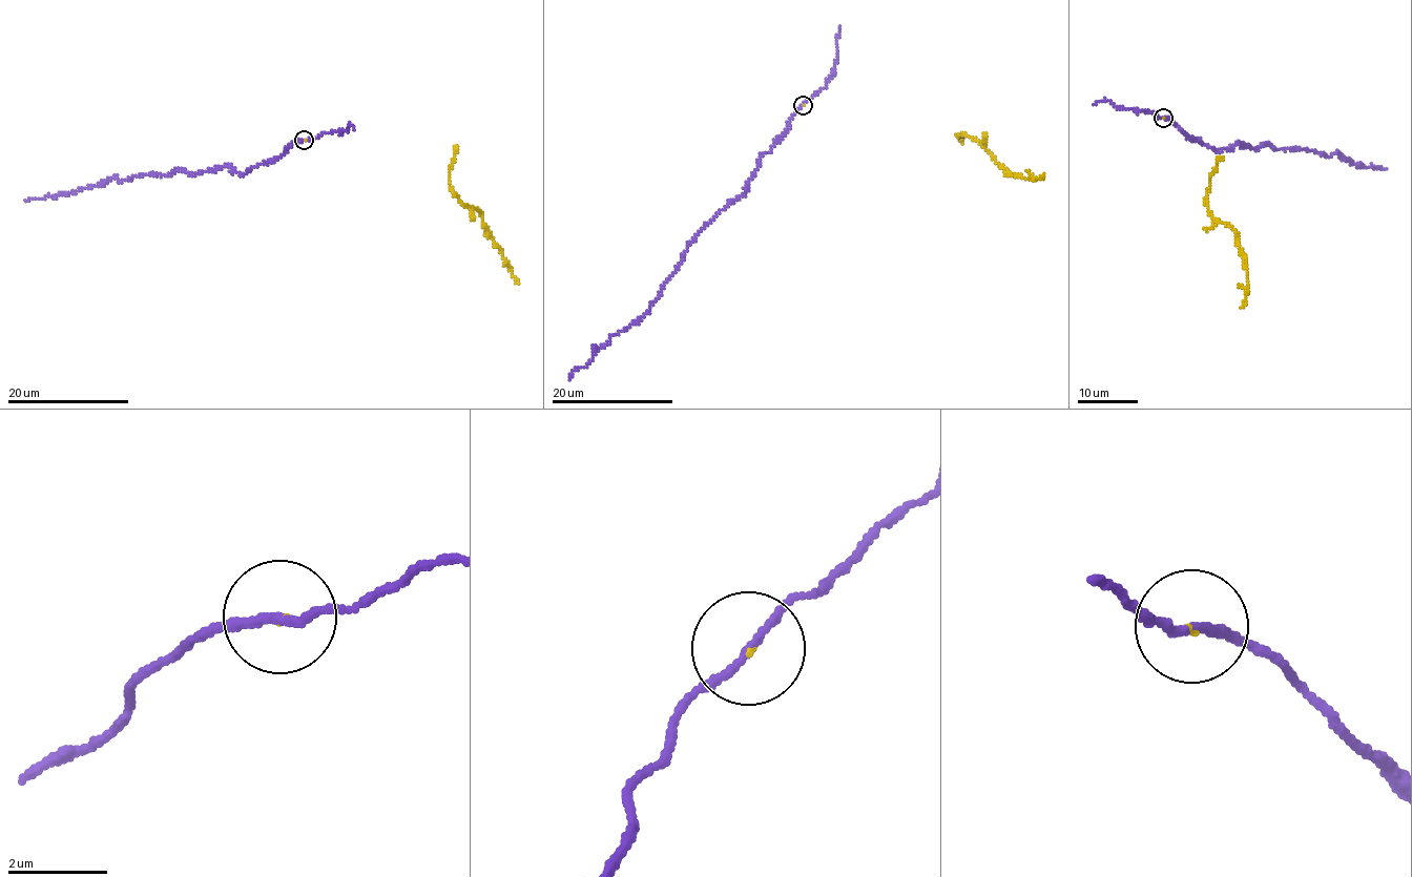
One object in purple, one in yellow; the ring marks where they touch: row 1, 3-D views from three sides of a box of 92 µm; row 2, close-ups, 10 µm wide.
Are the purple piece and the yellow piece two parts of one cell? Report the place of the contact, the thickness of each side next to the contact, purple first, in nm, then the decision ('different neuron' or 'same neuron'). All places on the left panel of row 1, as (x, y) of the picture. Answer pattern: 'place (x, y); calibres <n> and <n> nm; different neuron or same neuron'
place (304, 140); calibres 160 and 50 nm; same neuron

